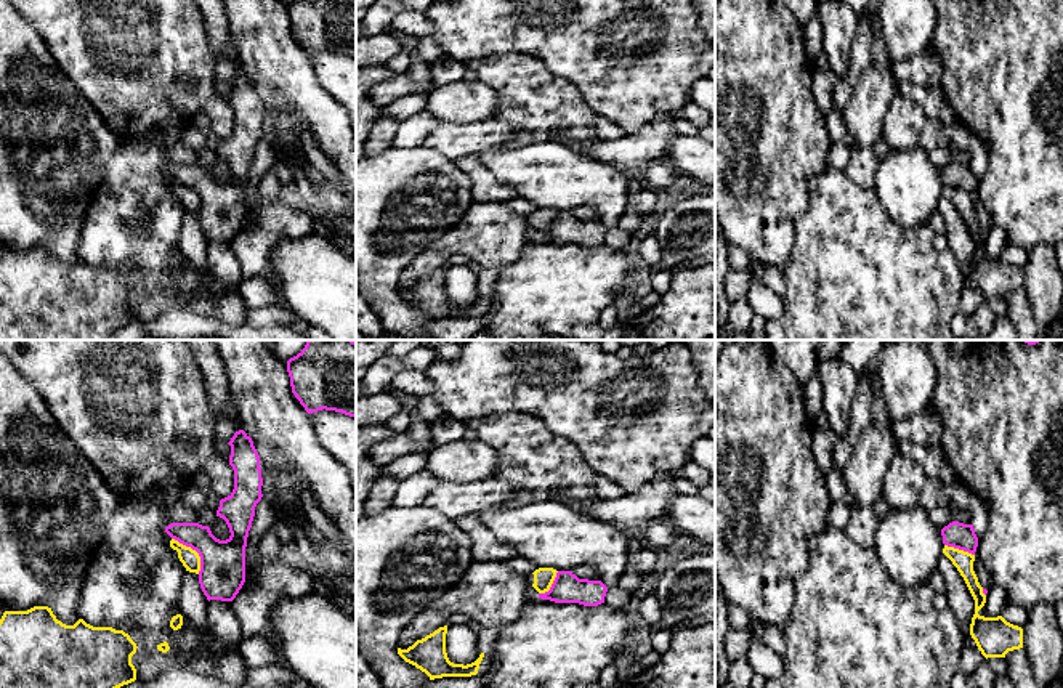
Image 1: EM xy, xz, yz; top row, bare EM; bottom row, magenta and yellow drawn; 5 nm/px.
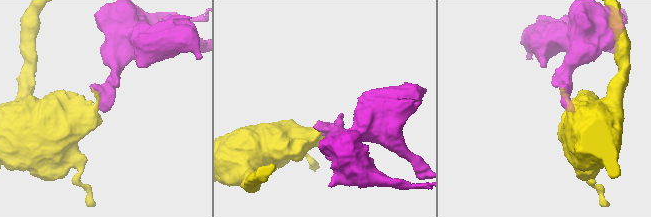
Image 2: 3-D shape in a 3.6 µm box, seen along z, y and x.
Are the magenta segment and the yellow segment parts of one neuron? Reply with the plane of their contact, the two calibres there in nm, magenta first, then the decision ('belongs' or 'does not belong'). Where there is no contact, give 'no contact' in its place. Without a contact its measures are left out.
xy | 220/90 nm | does not belong

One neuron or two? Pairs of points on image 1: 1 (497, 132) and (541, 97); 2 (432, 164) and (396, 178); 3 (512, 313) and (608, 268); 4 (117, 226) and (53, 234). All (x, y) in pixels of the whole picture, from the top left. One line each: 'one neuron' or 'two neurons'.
1: two neurons
2: one neuron
3: one neuron
4: two neurons

